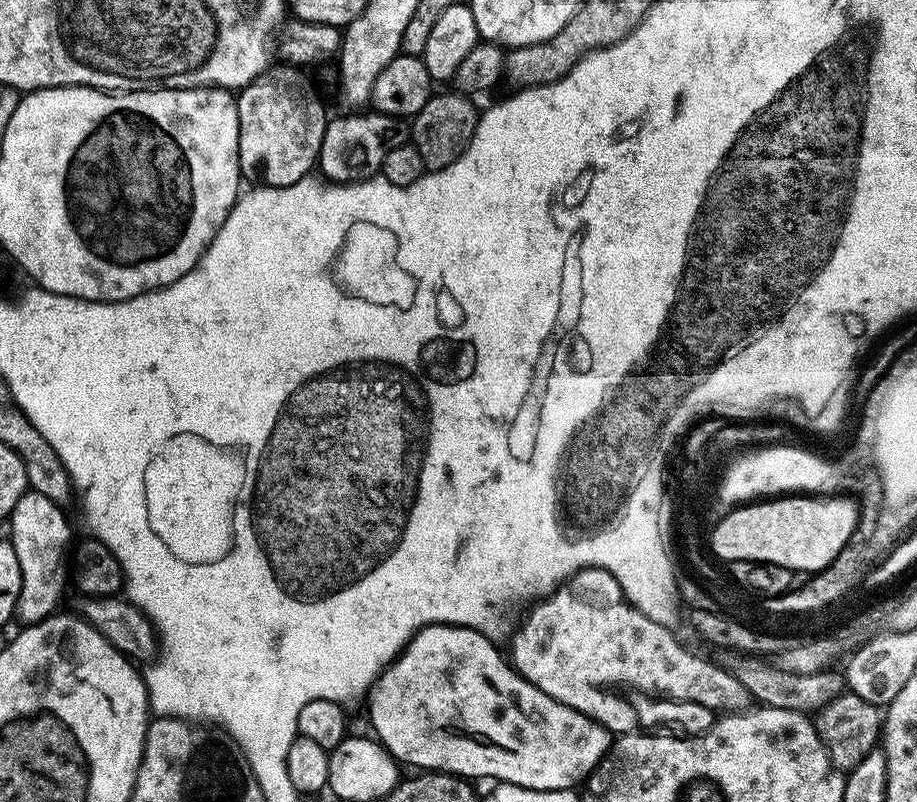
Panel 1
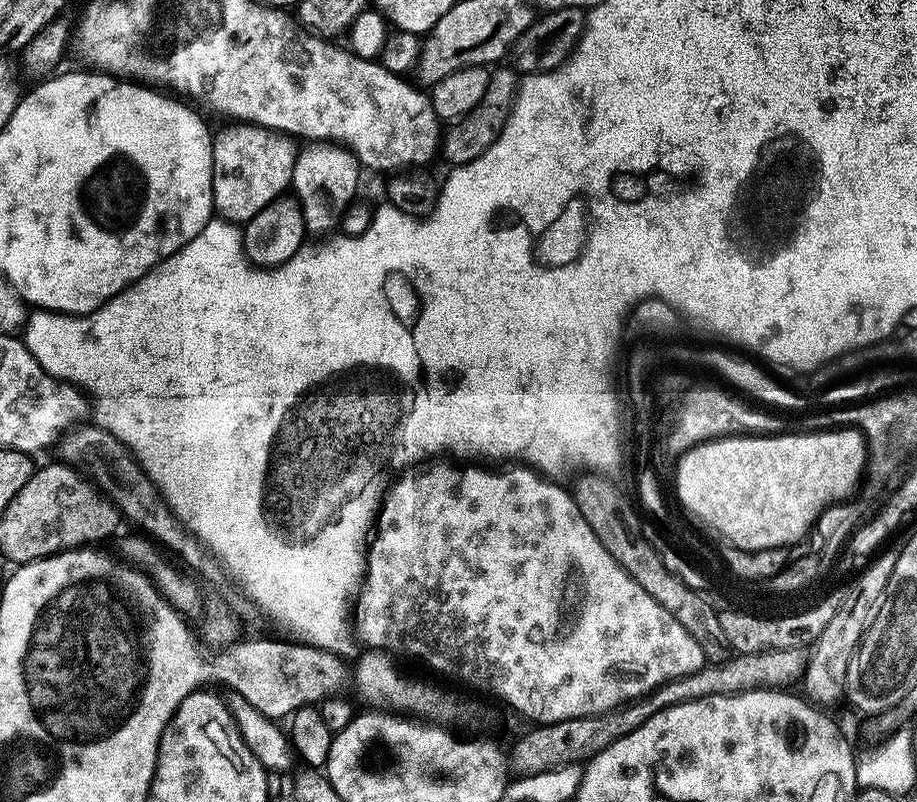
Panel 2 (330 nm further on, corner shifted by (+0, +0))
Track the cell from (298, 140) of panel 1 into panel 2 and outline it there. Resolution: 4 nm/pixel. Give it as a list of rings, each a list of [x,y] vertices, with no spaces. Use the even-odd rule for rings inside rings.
[[[232,126],[212,138],[212,206],[215,215],[237,226],[244,226],[260,210],[283,197],[292,183],[297,145],[287,135],[259,126]]]

